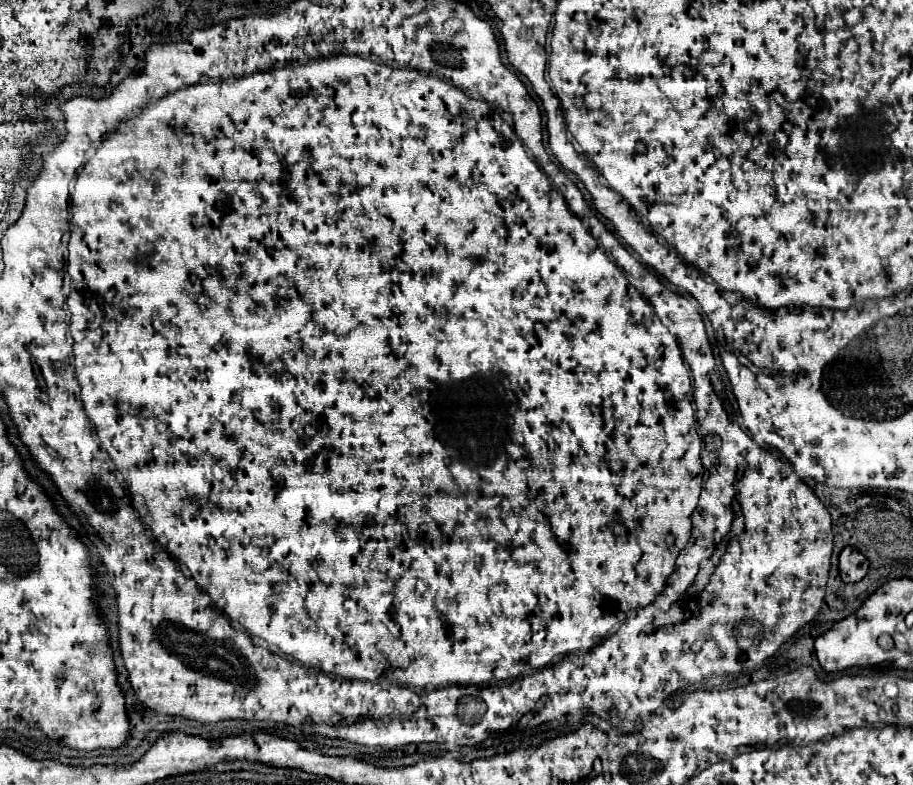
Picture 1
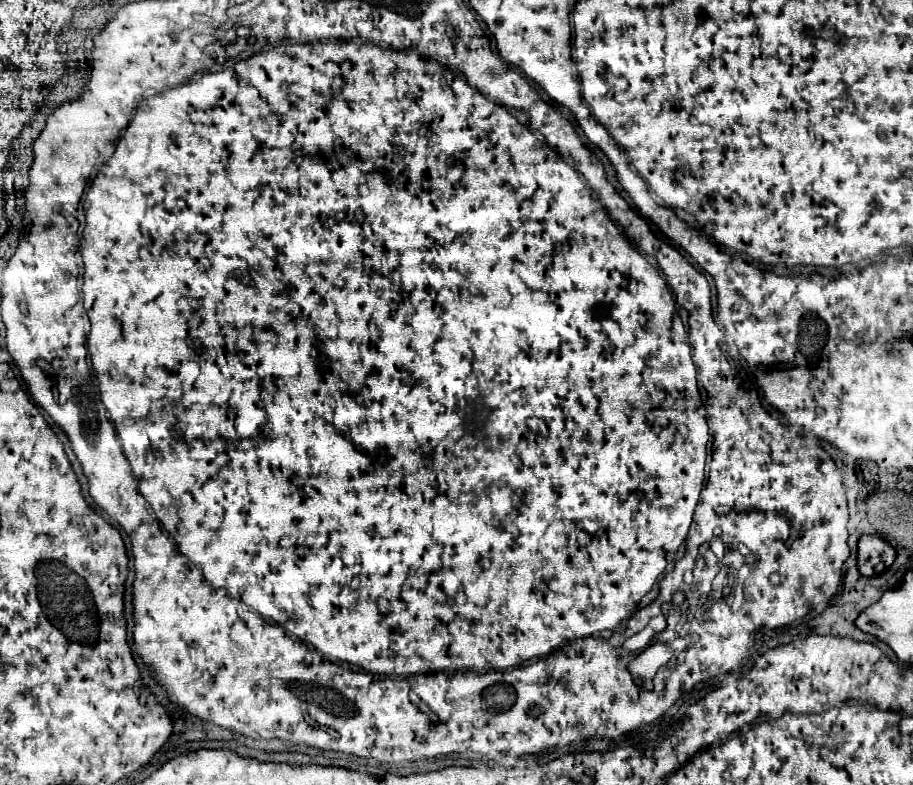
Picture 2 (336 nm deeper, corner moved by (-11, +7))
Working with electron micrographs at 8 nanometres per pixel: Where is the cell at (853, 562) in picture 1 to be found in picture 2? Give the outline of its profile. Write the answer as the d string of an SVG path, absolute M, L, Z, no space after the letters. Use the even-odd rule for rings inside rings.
M862 536L858 542L858 570L862 576L872 578L876 574L876 566L884 564L892 566L896 558L896 550L880 536Z

